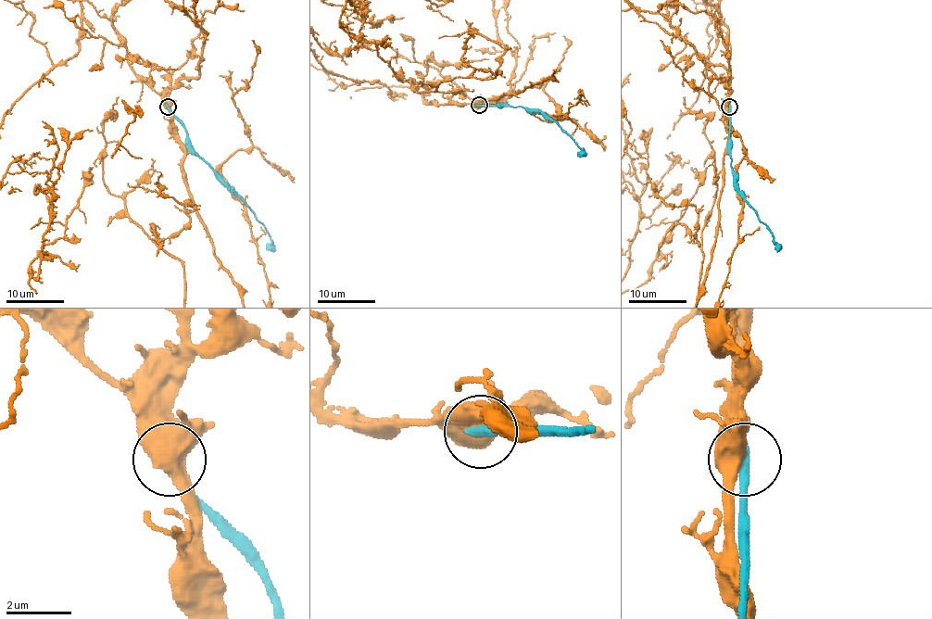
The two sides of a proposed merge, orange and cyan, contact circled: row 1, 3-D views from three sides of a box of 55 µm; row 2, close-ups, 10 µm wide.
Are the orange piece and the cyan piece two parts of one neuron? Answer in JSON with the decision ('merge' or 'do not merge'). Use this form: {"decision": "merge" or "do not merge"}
{"decision": "do not merge"}

